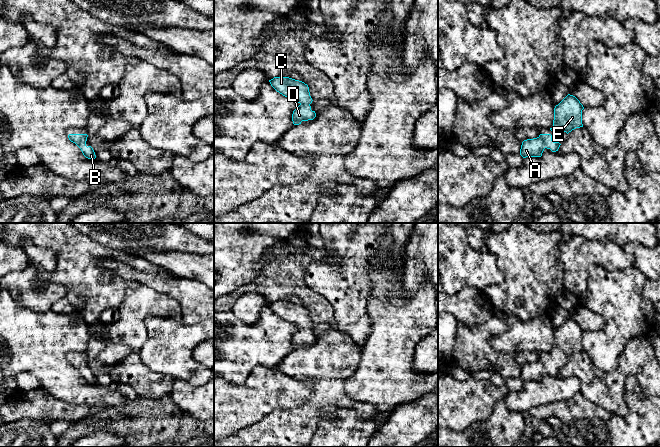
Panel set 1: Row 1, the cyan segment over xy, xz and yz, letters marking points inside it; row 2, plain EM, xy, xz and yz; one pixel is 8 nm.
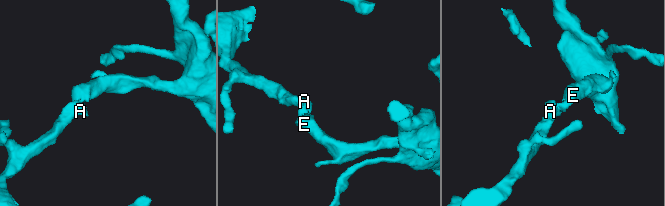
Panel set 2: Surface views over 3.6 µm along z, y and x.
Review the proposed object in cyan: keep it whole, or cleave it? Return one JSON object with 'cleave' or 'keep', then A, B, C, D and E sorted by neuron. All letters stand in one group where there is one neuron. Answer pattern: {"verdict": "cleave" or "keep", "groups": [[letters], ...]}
{"verdict": "keep", "groups": [["A", "B", "C", "D", "E"]]}

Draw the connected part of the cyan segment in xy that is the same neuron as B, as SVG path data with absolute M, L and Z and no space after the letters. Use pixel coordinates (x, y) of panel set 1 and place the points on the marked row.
M69 134L68 138L75 143L82 151L83 155L88 159L95 159L96 155L91 146L86 146L87 134Z

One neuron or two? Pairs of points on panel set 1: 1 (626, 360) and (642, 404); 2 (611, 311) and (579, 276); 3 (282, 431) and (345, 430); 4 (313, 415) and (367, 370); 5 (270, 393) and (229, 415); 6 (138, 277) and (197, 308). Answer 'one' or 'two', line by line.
1: two
2: two
3: two
4: two
5: one
6: one

